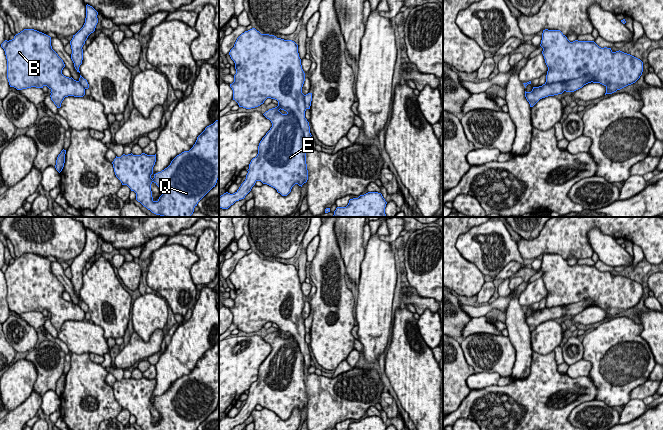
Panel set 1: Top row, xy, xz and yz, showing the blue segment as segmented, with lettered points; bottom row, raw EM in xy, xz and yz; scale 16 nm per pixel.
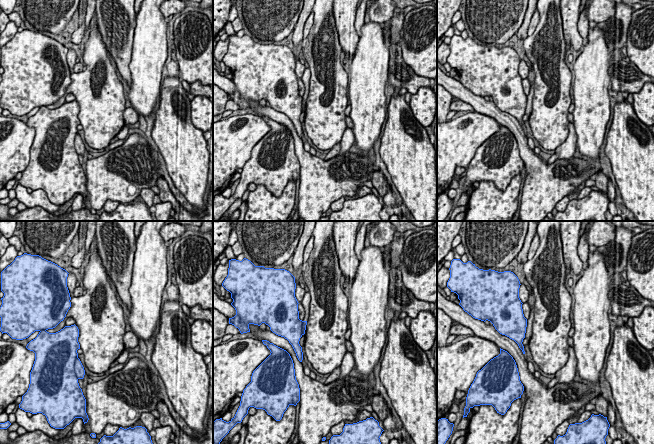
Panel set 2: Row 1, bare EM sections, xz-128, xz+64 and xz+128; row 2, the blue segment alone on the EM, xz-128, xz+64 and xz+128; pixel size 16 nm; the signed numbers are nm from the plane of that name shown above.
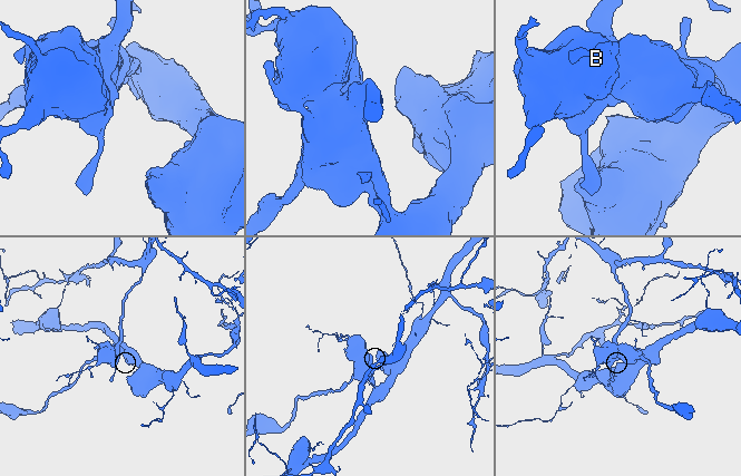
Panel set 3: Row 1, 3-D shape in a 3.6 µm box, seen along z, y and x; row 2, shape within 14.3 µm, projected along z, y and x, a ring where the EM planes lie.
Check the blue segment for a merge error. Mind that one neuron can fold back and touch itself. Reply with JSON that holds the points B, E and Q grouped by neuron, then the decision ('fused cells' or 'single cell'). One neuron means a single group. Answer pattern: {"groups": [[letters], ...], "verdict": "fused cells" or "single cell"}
{"groups": [["B", "Q"], ["E"]], "verdict": "fused cells"}

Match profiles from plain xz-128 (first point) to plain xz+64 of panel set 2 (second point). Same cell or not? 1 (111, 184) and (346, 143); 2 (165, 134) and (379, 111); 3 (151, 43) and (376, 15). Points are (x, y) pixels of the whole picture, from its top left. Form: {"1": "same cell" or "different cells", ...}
{"1": "different cells", "2": "different cells", "3": "different cells"}

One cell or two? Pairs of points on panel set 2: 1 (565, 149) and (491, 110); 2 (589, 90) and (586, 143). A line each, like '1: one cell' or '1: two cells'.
1: two cells
2: one cell

